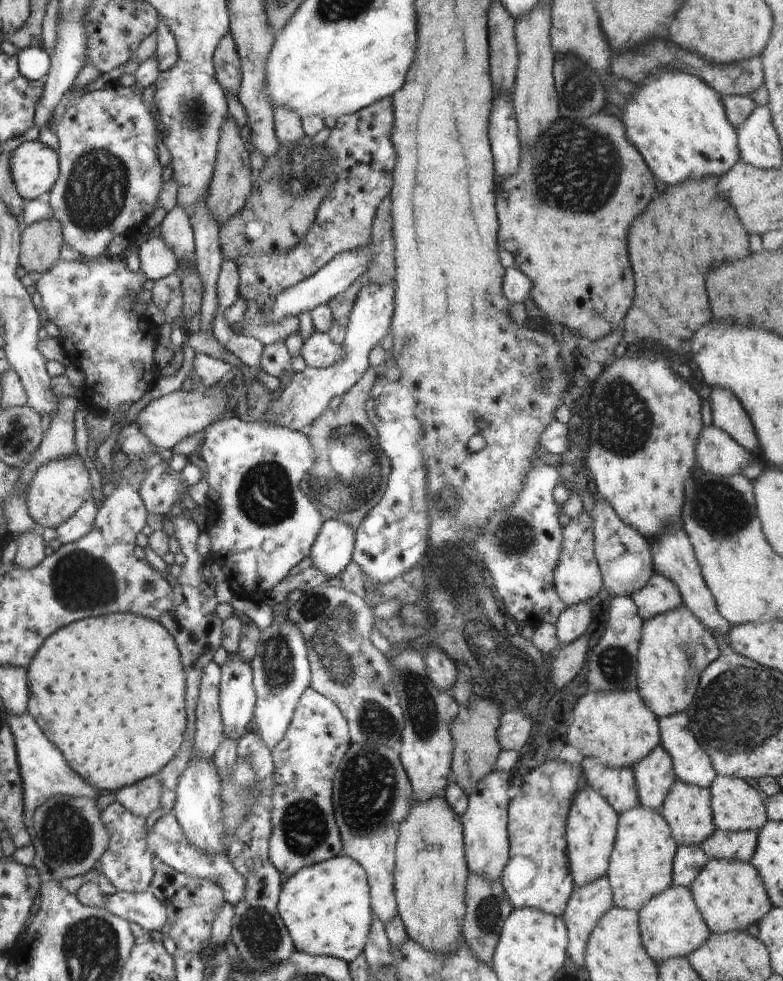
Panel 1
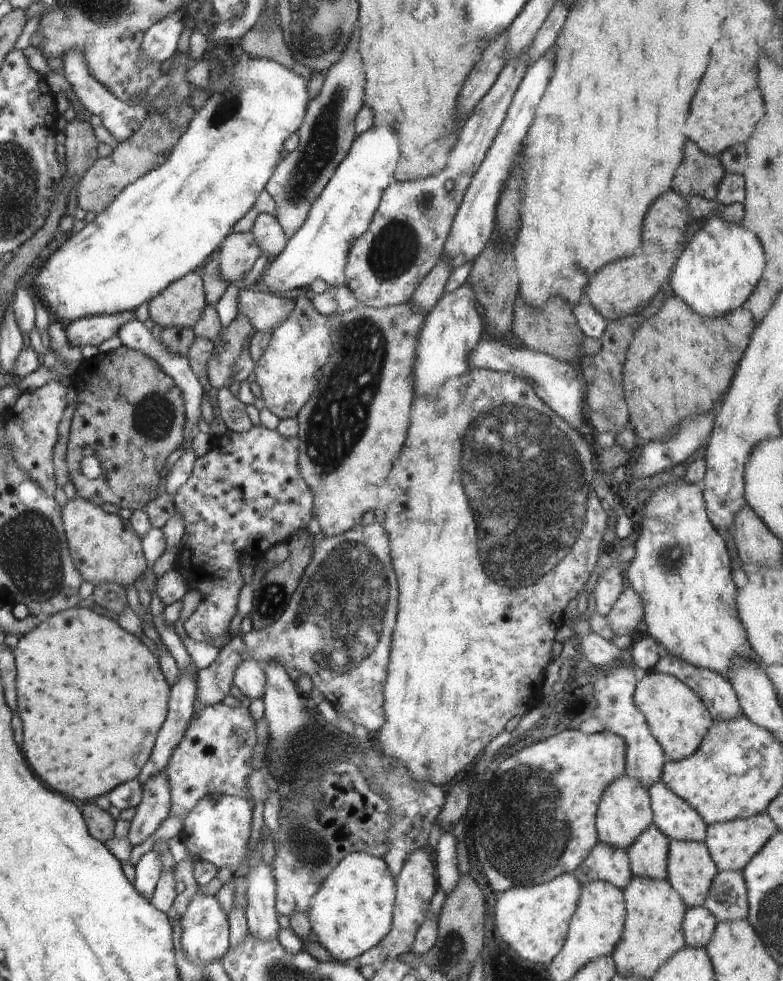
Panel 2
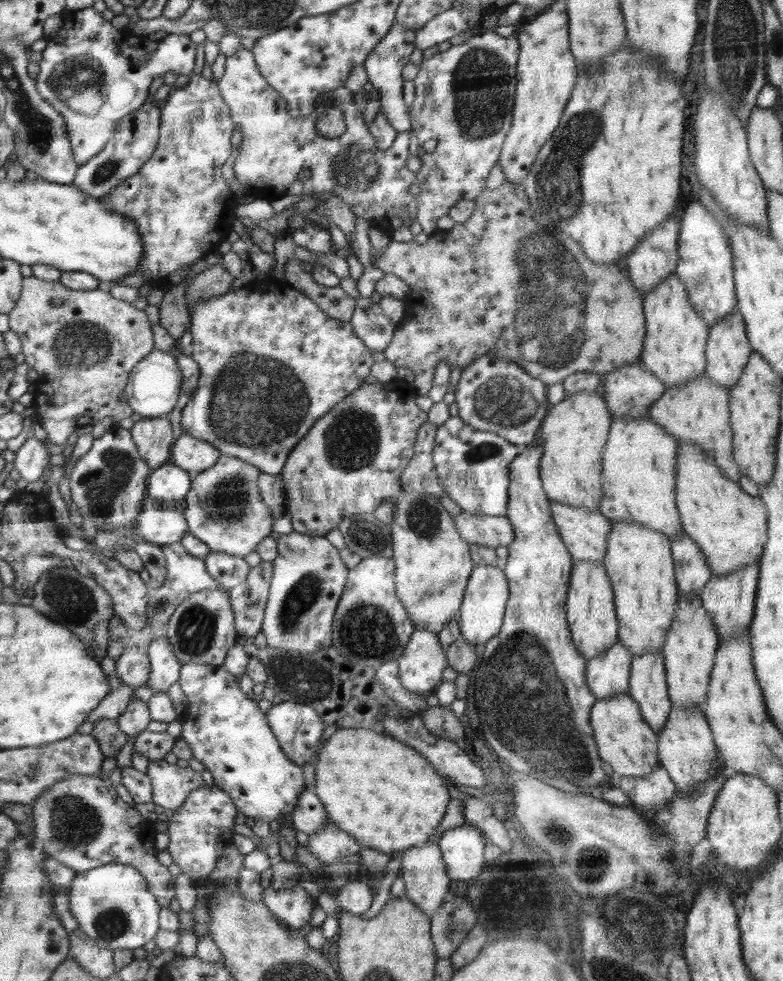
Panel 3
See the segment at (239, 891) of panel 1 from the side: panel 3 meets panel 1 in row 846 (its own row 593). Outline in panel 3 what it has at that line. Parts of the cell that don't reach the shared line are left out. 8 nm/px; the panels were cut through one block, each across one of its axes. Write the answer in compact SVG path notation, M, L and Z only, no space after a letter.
M173 542L162 546L162 553L164 553L164 558L166 561L166 578L162 583L162 586L158 589L150 589L148 595L148 608L146 611L147 626L143 629L144 631L148 629L150 632L159 629L160 627L166 626L169 618L173 615L175 608L178 607L186 598L190 597L191 594L198 592L199 590L208 590L210 588L218 589L220 583L214 580L205 567L204 559L192 556L181 544L180 542Z

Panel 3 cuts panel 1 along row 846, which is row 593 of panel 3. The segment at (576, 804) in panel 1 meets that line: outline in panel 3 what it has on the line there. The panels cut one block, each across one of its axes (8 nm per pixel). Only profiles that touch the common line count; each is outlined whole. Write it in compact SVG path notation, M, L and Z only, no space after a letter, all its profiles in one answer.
M574 562L565 604L567 623L575 649L587 660L604 654L618 638L613 588L602 562Z

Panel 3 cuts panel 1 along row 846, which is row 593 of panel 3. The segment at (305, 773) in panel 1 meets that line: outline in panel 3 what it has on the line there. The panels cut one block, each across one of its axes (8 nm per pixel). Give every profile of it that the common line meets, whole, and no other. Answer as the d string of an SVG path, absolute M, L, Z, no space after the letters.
M292 531L277 541L277 555L272 561L273 575L269 586L269 598L265 606L261 631L272 650L282 649L310 654L331 647L333 616L346 586L349 568L340 558L339 549L325 537L300 534Z

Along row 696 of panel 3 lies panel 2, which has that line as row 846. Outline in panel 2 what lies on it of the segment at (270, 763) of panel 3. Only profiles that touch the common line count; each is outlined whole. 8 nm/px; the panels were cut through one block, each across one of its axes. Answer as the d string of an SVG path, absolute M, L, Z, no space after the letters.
M232 795L215 796L213 802L208 796L201 798L187 814L183 820L183 829L180 832L182 842L186 845L190 861L185 860L176 863L173 875L175 881L181 880L185 883L186 902L198 892L198 884L194 882L197 865L201 862L208 861L212 863L217 870L219 868L228 868L235 876L236 871L240 868L242 861L248 860L248 840L252 826L252 800L246 797L234 797Z

